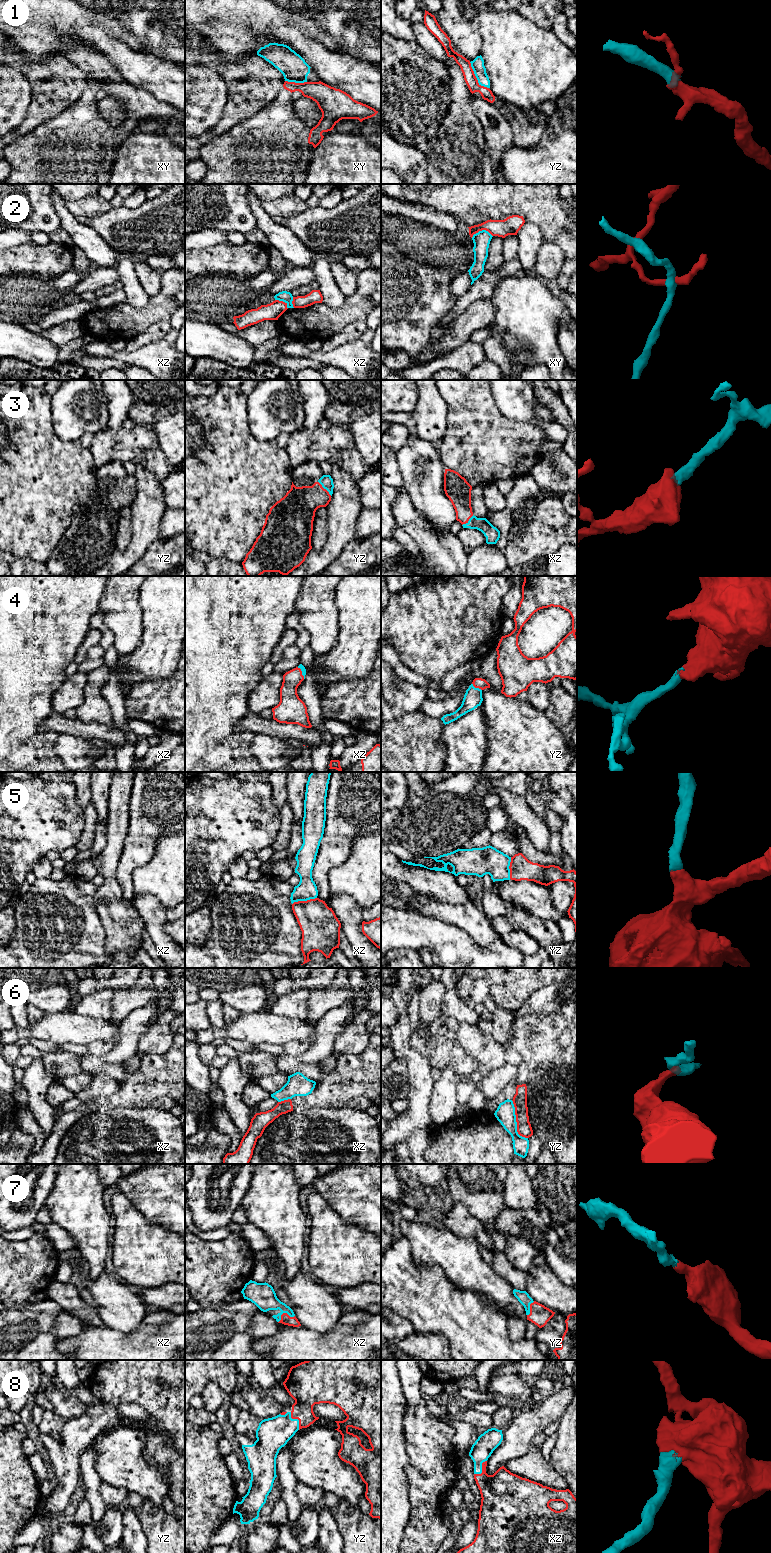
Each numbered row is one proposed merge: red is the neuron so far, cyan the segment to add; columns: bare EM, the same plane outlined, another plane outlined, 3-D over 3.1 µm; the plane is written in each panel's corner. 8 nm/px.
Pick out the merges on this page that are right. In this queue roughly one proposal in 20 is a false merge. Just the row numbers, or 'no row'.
1, 3, 4, 5, 6, 7, 8

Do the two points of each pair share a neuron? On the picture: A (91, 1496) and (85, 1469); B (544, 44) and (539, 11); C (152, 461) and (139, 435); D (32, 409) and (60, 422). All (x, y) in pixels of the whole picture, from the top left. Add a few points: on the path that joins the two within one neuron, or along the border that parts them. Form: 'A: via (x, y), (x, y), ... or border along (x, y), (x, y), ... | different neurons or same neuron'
A: via (91, 1489), (90, 1476) | same neuron
B: border along (520, 14), (538, 26), (551, 30) | different neurons
C: border along (157, 442), (143, 451), (136, 459) | different neurons
D: border along (52, 395), (52, 426), (56, 435), (61, 440) | different neurons

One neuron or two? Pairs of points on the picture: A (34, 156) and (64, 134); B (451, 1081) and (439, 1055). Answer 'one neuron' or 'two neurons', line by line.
A: one neuron
B: two neurons

